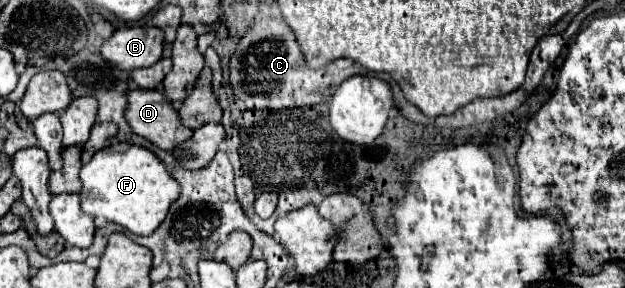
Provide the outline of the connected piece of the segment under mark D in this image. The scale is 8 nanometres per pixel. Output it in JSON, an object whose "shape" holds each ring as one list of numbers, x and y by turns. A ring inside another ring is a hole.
{"shape":[[129,90,127,92,127,106,125,106,125,120,137,136,147,138,151,144,155,144,161,150,173,150,175,144,179,144,191,136,191,128,185,128,179,122,177,110,157,90]]}

